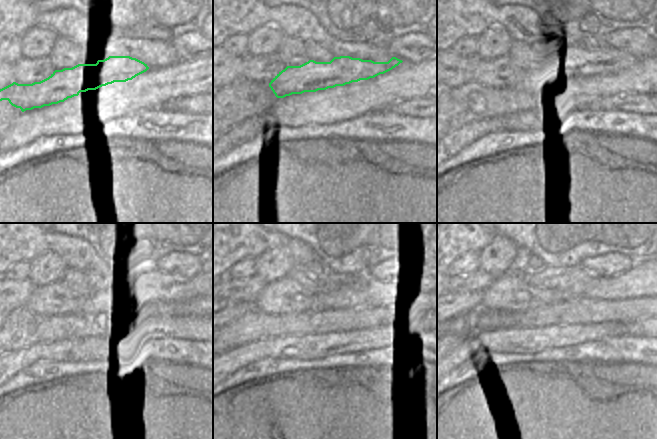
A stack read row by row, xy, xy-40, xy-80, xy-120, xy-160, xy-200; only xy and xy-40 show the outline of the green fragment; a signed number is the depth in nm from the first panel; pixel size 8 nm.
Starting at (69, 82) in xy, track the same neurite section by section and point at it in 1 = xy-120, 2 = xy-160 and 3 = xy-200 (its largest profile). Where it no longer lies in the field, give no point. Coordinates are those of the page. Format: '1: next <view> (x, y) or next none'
1: next xy-120 (125, 289)
2: next xy-160 (363, 289)
3: next xy-200 (640, 281)

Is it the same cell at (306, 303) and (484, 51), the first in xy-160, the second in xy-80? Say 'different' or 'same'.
different

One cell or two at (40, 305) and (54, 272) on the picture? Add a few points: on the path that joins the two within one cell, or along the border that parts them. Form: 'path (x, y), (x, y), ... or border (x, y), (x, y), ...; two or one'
border (62, 279), (35, 286); two

